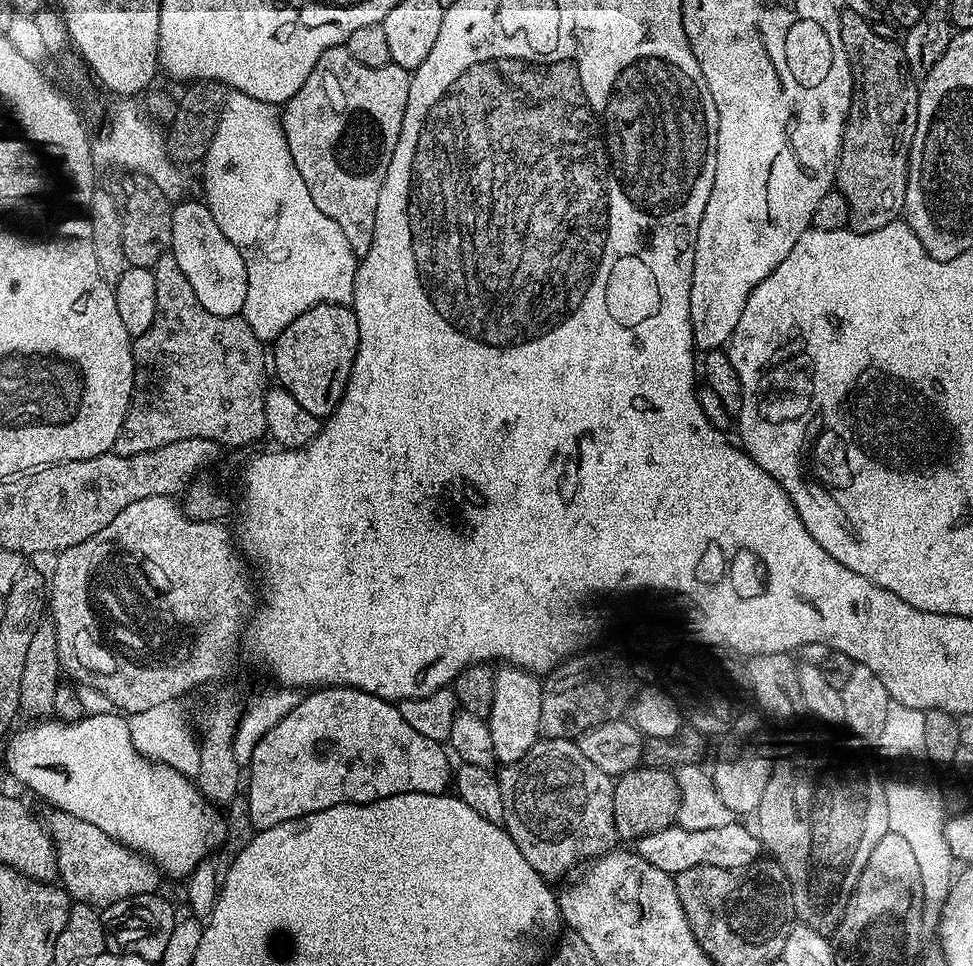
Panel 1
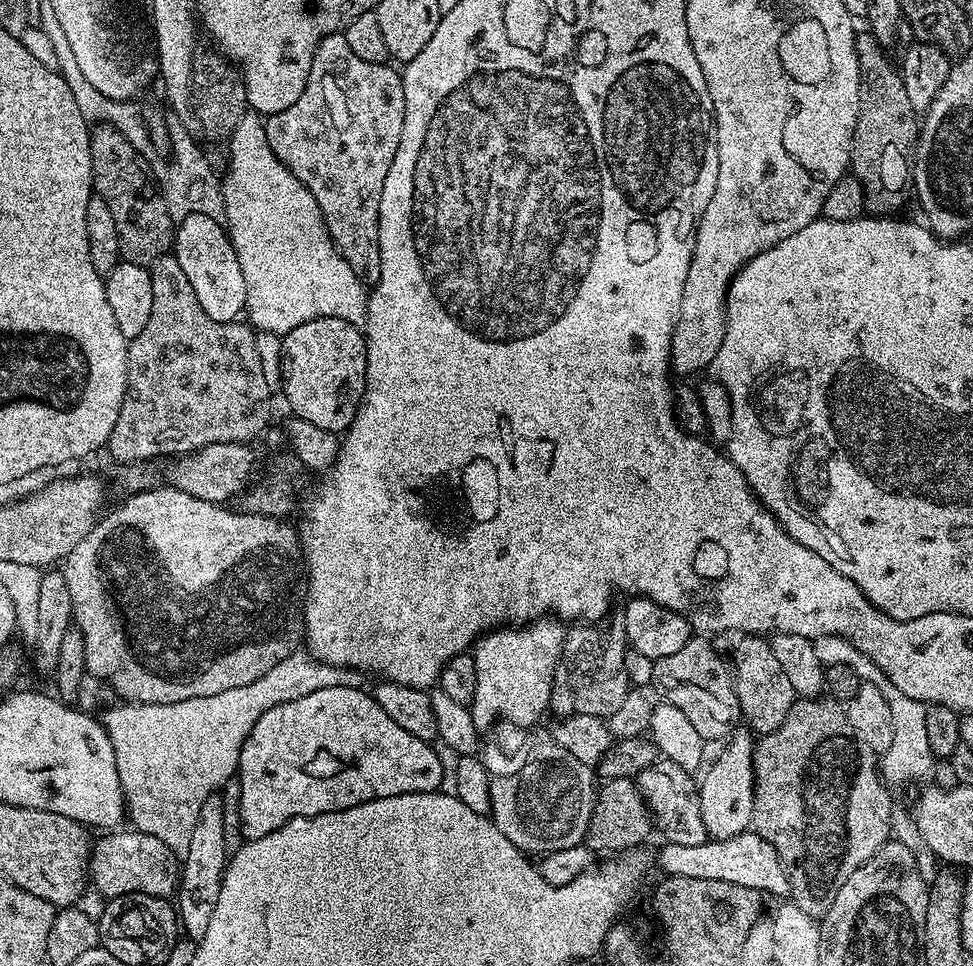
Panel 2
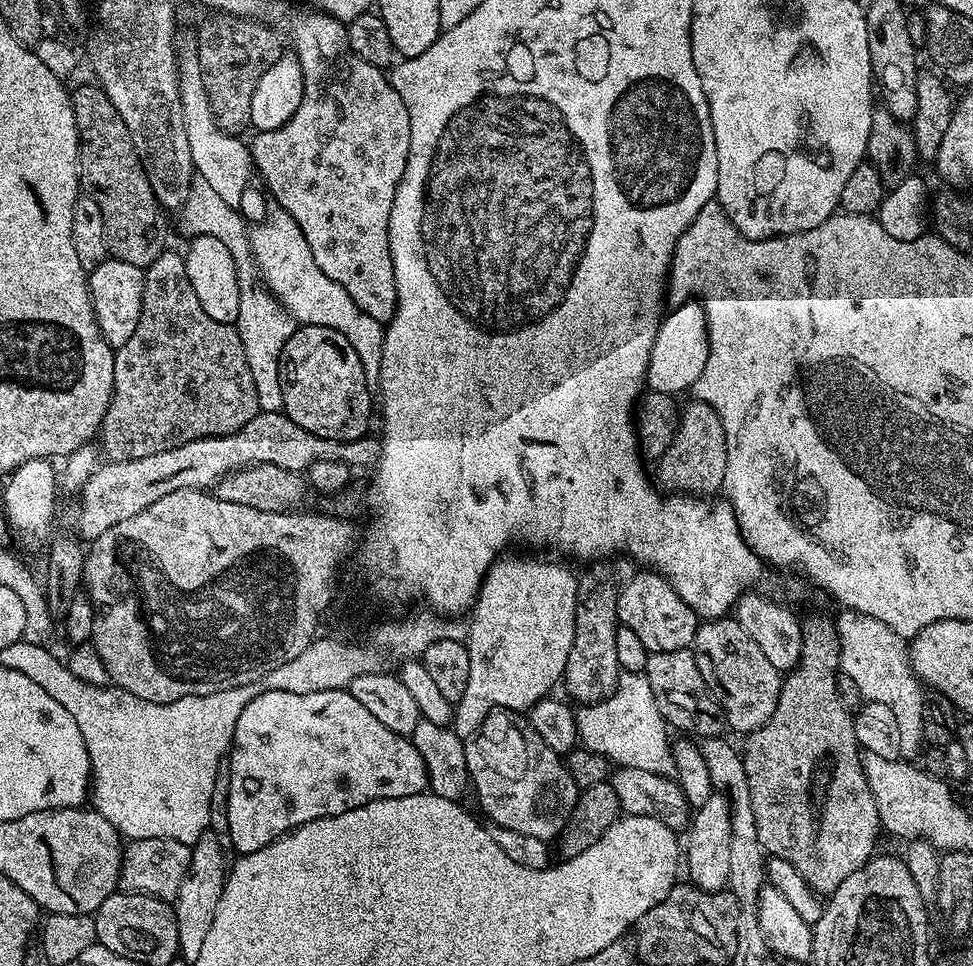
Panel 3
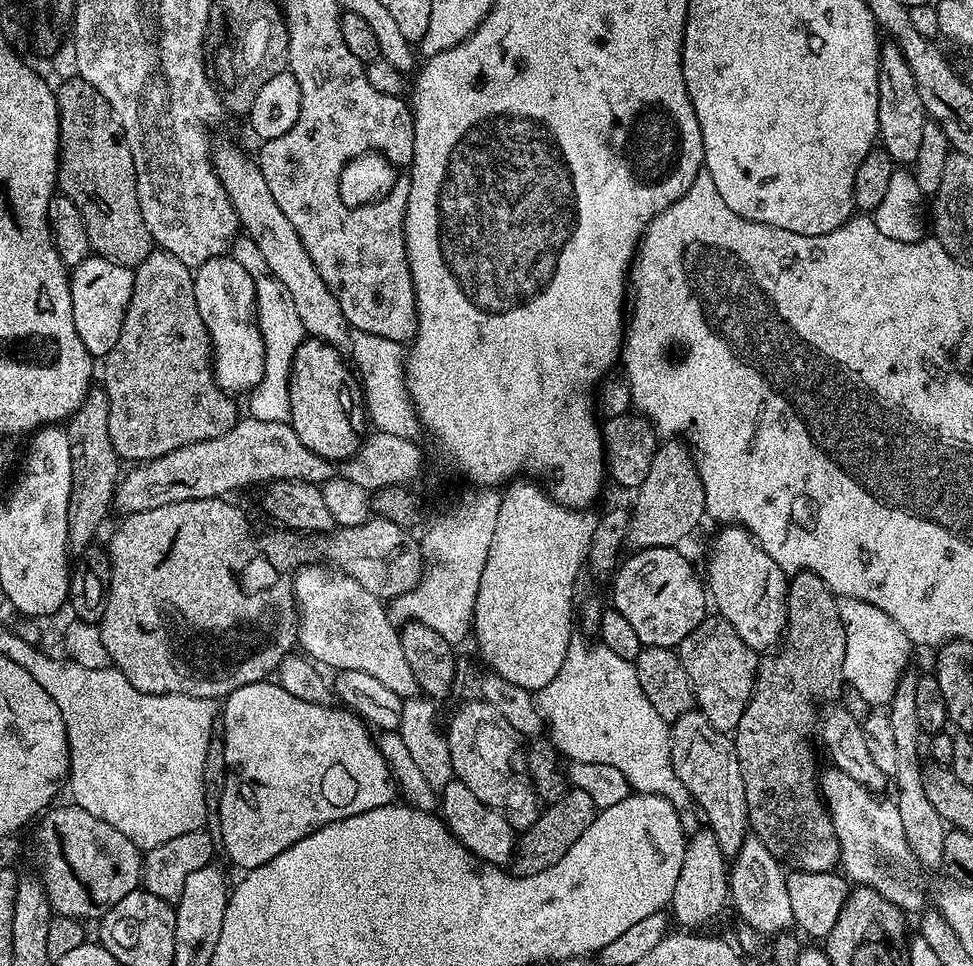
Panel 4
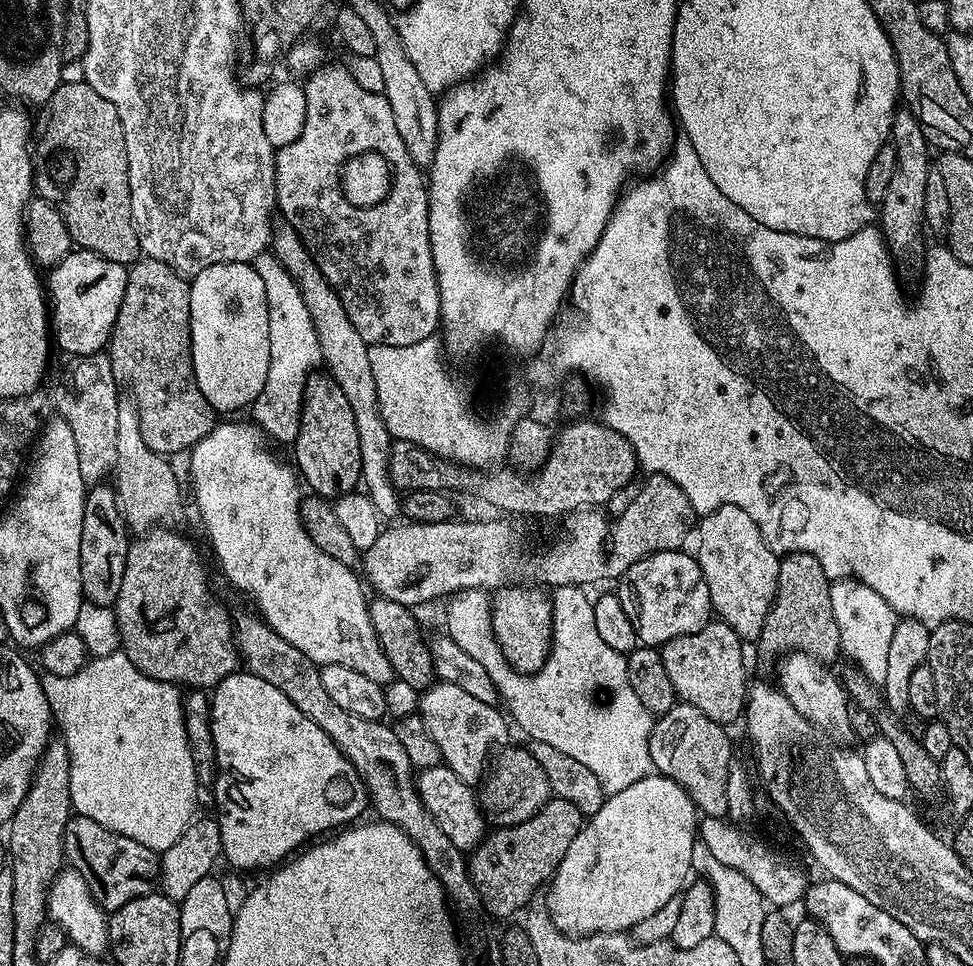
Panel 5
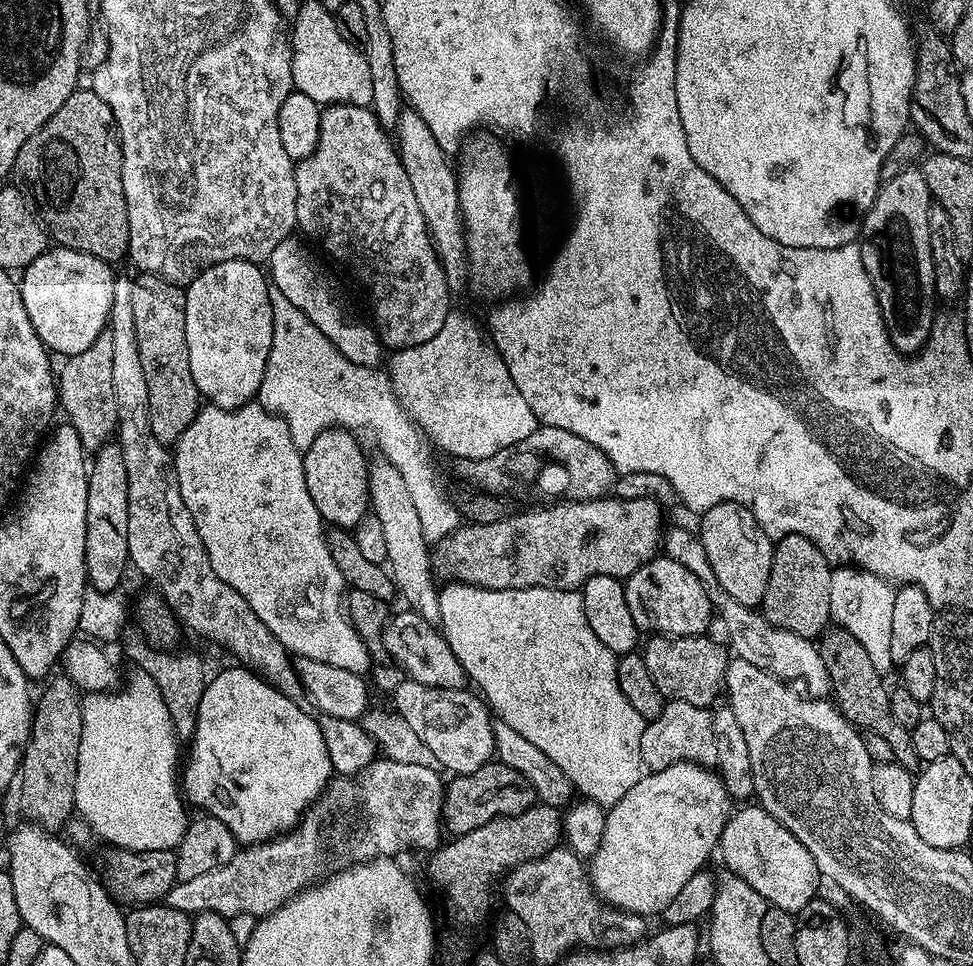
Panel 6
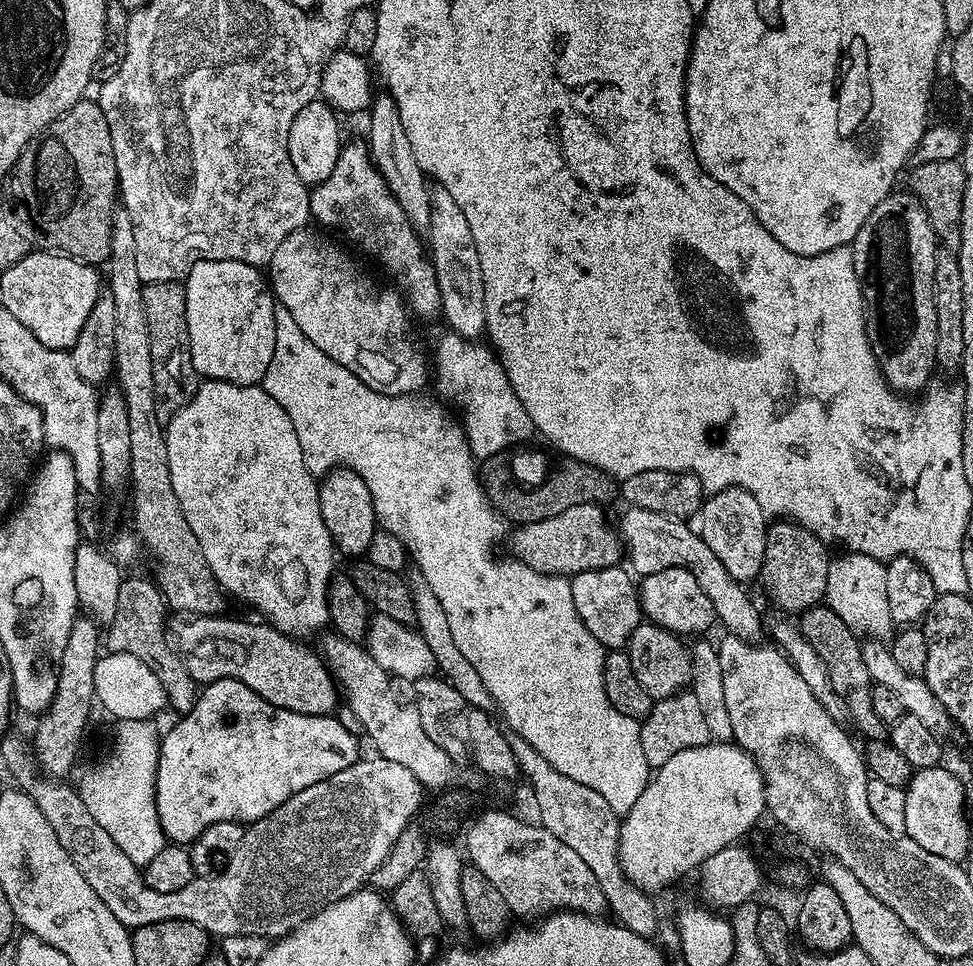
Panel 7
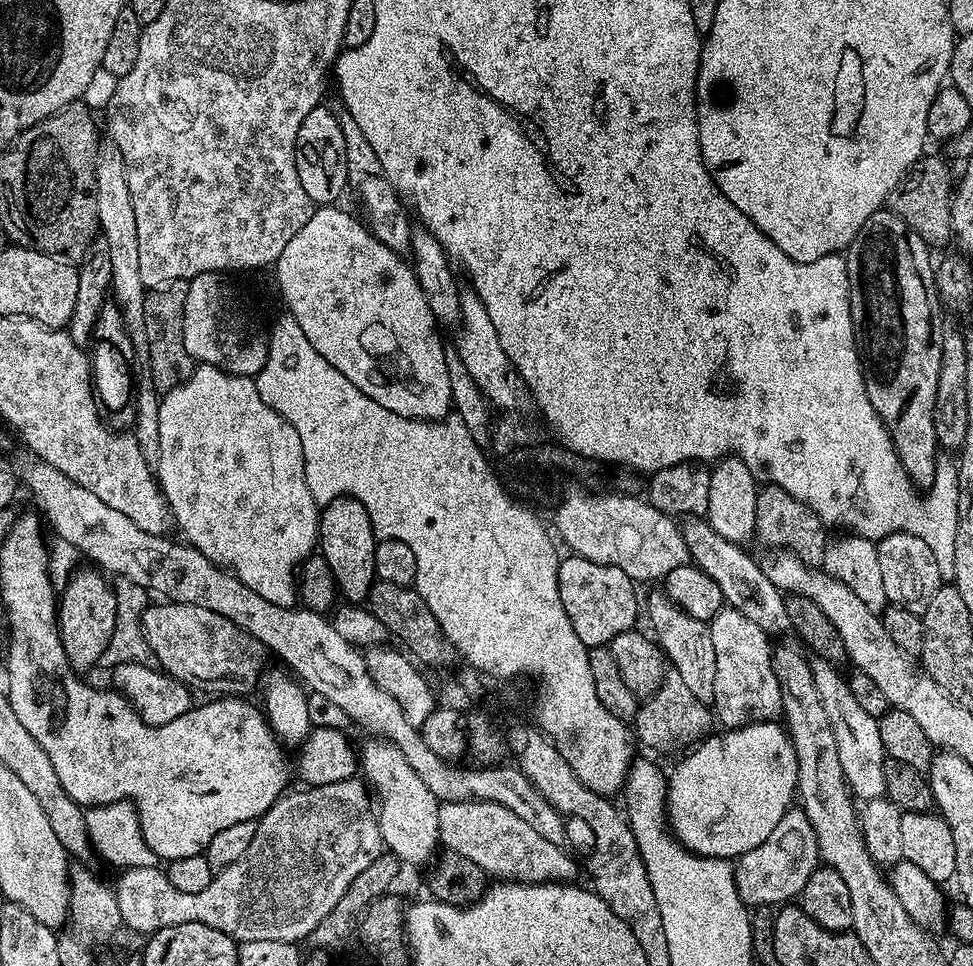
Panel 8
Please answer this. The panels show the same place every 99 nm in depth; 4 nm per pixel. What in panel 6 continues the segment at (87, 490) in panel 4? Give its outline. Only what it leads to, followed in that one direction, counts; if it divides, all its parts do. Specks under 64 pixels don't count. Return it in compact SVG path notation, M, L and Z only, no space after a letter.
M104 331L94 338L94 346L63 361L58 368L58 404L65 412L67 423L78 430L85 453L94 454L109 443L118 432L118 401L114 398L114 338Z

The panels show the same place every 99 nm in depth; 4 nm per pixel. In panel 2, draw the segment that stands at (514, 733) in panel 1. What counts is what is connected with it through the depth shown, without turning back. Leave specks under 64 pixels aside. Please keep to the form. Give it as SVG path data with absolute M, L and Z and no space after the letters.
M541 617L523 626L502 626L486 632L476 641L472 648L477 671L477 683L474 698L469 705L474 724L481 732L487 731L487 726L497 719L506 720L520 730L535 727L538 721L550 708L550 694L553 688L554 670L557 668L561 648L567 636L565 625L551 617Z

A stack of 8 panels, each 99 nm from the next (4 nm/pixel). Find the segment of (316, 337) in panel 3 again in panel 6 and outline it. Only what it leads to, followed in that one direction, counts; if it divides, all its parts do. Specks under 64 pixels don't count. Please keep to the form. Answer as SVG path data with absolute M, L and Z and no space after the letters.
M327 428L308 448L303 449L304 477L310 499L318 506L325 525L355 530L358 522L369 515L368 469L370 460L360 449L361 441L346 428Z

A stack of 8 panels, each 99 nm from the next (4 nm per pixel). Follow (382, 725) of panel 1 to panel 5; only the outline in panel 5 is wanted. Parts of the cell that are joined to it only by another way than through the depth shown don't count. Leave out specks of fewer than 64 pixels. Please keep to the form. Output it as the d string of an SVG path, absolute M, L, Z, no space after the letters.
M237 670L211 689L210 705L218 769L214 808L216 812L220 811L218 819L224 847L222 856L225 861L232 863L229 865L233 869L275 869L313 838L323 837L363 817L360 815L363 814L364 807L367 809L370 804L368 787L363 778L344 757L342 750L334 746L326 730L306 718L306 714L302 714L302 710L298 710L298 706L294 706L294 702L290 702L282 690L278 690L278 686L270 686L270 682L258 678L250 671Z

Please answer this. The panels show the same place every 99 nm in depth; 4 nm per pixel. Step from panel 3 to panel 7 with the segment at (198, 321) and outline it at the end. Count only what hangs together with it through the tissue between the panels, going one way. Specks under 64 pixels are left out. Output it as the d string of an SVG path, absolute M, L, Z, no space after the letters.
M154 282L142 290L146 306L146 327L150 330L150 362L154 366L154 410L161 422L167 422L194 398L198 377L190 354L190 334L186 322L186 294L183 283Z

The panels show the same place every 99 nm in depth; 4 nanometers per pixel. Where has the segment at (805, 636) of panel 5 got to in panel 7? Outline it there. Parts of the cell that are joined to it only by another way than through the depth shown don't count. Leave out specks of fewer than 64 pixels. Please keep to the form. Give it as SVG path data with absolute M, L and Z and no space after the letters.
M791 522L769 523L766 534L766 559L758 577L759 583L764 583L764 592L772 599L772 604L776 608L781 608L781 613L799 614L808 608L813 608L815 604L821 603L826 594L826 574L830 563L829 549L810 530L806 530L801 524Z

